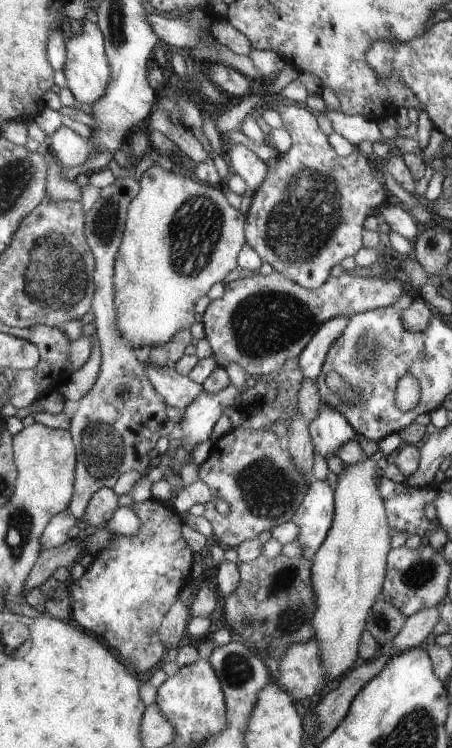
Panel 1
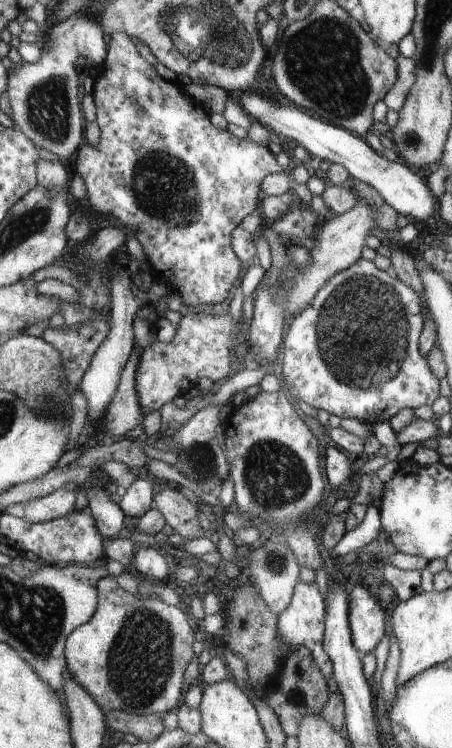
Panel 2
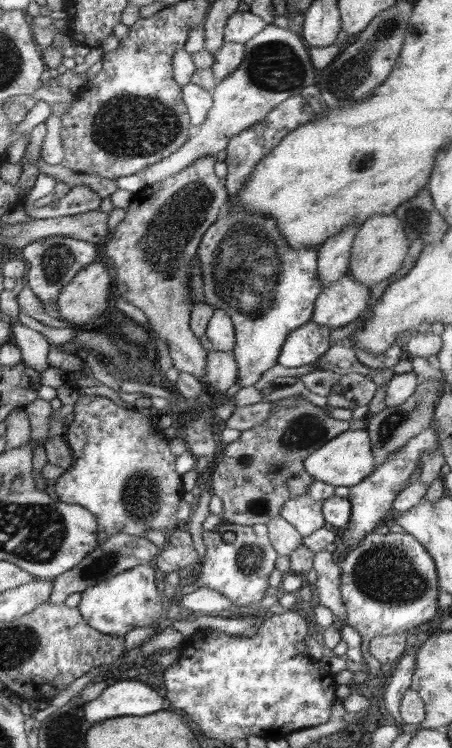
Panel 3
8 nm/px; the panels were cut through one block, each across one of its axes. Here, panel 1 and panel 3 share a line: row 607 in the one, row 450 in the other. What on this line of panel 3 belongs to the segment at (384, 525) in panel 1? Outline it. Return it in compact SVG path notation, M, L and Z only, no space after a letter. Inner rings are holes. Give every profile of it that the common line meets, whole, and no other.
M353 425L349 431L343 432L307 456L305 465L314 480L331 484L333 487L353 487L362 483L377 468L366 426Z

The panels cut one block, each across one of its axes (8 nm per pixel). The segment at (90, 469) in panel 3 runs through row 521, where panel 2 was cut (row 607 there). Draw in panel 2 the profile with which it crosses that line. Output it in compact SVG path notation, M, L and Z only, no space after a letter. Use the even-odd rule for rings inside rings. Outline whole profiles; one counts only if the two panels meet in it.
M114 576L103 578L98 584L98 592L99 606L95 616L86 625L75 628L67 638L66 659L70 676L86 688L102 708L104 716L112 710L133 715L174 711L182 698L184 668L188 668L194 658L194 628L190 626L190 616L183 608L164 604L158 596L150 596L150 600L128 600L128 594L116 584Z

